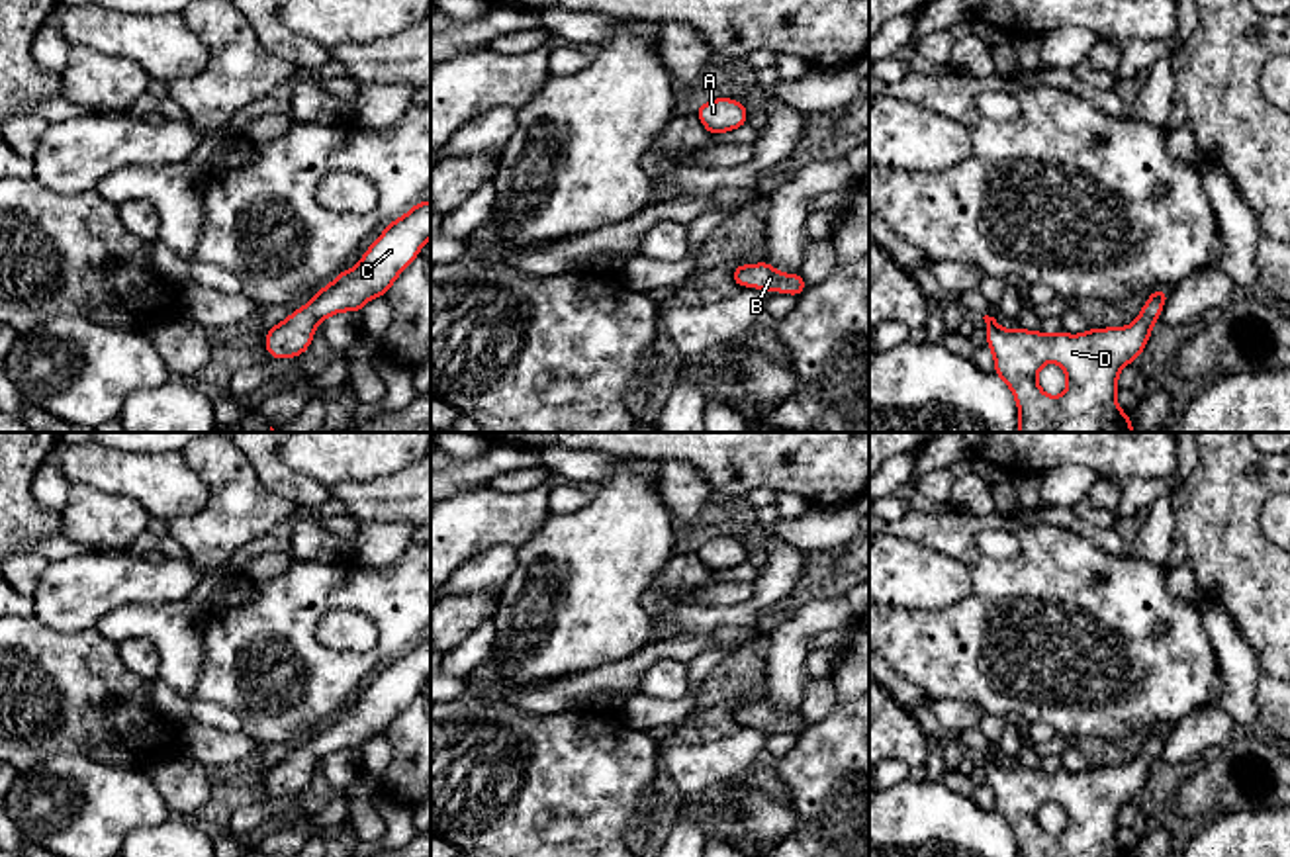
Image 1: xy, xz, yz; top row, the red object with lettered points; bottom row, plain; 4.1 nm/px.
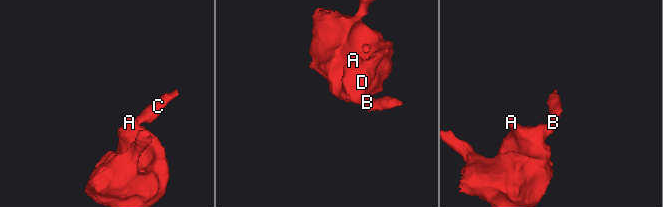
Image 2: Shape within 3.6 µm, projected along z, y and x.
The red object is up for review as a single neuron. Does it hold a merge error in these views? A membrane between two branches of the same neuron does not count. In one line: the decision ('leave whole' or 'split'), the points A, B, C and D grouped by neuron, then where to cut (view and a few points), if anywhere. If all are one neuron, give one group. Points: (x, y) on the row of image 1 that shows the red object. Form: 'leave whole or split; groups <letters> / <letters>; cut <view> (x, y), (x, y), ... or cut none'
leave whole; groups A B C D; cut none

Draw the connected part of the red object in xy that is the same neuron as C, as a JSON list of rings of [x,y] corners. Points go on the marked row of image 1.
[[[421,200],[405,215],[386,225],[354,268],[343,270],[331,284],[315,292],[311,301],[266,331],[264,346],[270,358],[301,356],[323,319],[343,311],[360,313],[372,297],[386,295],[429,239],[431,203]]]

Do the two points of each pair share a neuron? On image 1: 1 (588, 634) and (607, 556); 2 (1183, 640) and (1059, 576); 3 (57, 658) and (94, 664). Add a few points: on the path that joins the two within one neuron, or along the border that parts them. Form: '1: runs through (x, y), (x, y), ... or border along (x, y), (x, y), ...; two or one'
1: runs through (592, 615), (592, 576); one
2: runs through (1151, 644), (1140, 644), (1091, 607); one
3: runs through (67, 664), (85, 664); one

